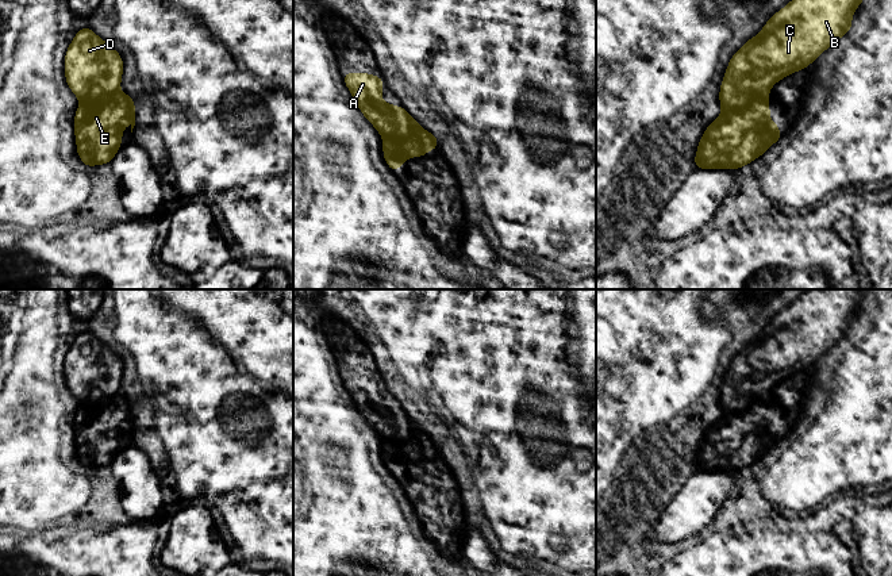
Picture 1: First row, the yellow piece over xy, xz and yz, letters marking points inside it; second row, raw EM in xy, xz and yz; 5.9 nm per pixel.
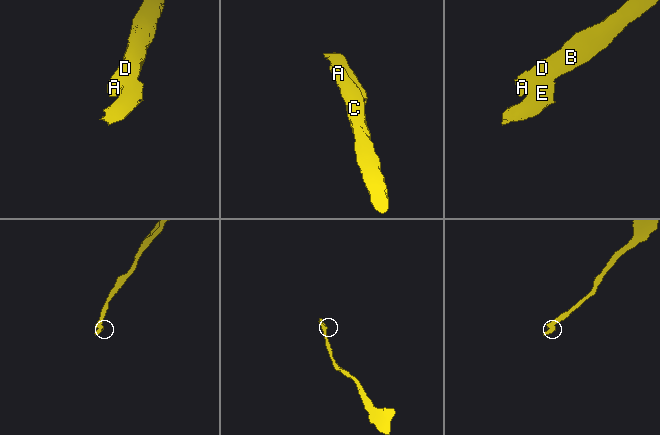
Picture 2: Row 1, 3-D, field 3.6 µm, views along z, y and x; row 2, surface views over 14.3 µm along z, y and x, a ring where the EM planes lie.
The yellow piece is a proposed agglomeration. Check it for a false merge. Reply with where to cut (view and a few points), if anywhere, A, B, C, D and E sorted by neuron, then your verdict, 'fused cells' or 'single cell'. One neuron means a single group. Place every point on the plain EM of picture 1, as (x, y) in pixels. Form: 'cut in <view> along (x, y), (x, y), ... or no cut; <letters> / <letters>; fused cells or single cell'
cut in yz along (772, 387), (754, 398), (744, 409), (723, 414); A B C D / E; fused cells

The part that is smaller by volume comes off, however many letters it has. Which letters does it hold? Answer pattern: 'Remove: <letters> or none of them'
Remove: E

